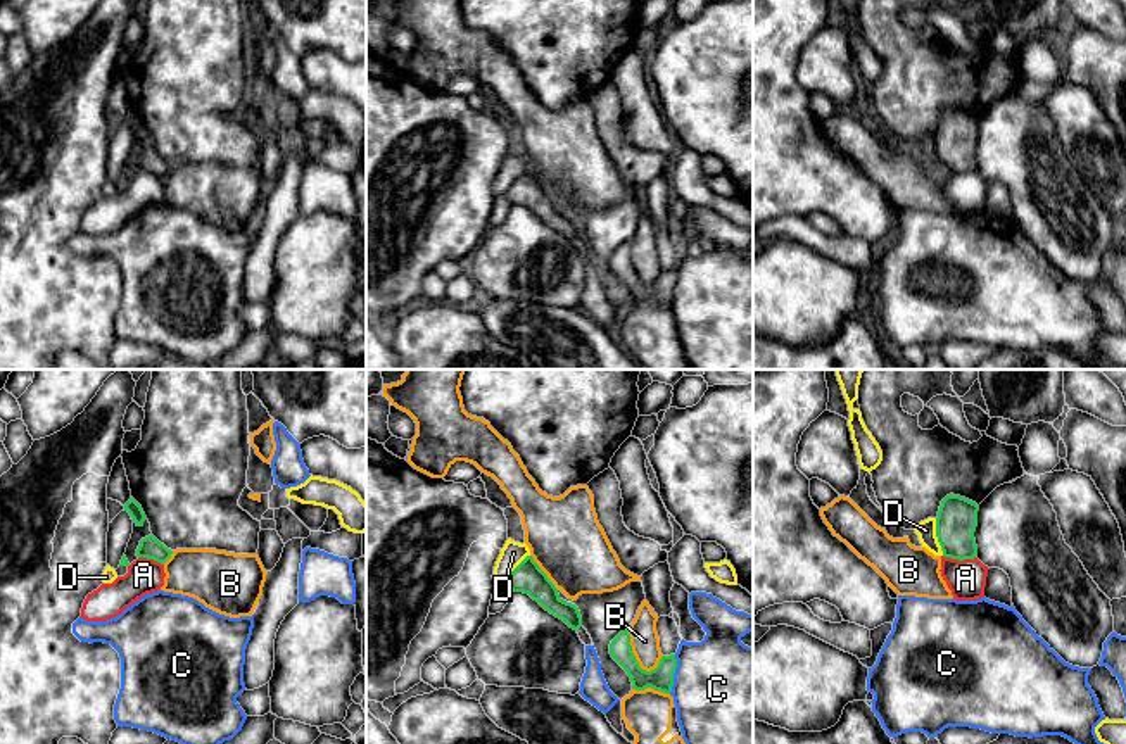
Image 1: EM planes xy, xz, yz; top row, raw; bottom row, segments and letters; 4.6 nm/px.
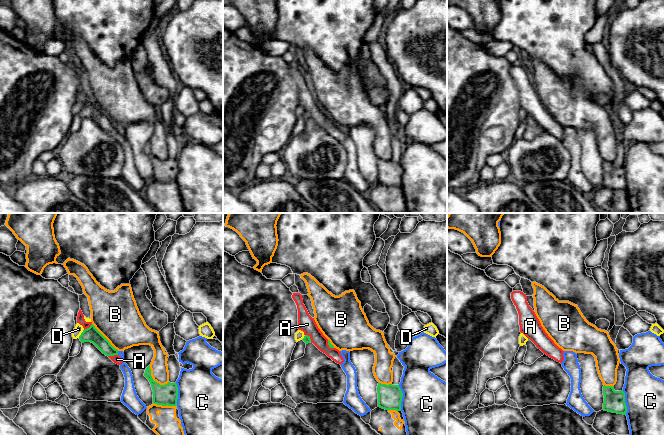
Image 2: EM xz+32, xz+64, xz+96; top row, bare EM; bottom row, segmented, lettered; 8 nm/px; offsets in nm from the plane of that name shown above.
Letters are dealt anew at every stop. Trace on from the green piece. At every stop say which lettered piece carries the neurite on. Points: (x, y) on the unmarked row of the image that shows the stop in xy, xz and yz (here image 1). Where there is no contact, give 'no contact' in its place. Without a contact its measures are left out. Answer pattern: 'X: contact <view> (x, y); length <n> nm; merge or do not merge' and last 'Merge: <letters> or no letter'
A: contact yz (961, 173); length 160 nm; do not merge
B: contact xz (632, 268); length 220 nm; do not merge
C: contact xz (674, 285); length 190 nm; do not merge
D: contact yz (936, 149); length 180 nm; do not merge
Merge: no letter

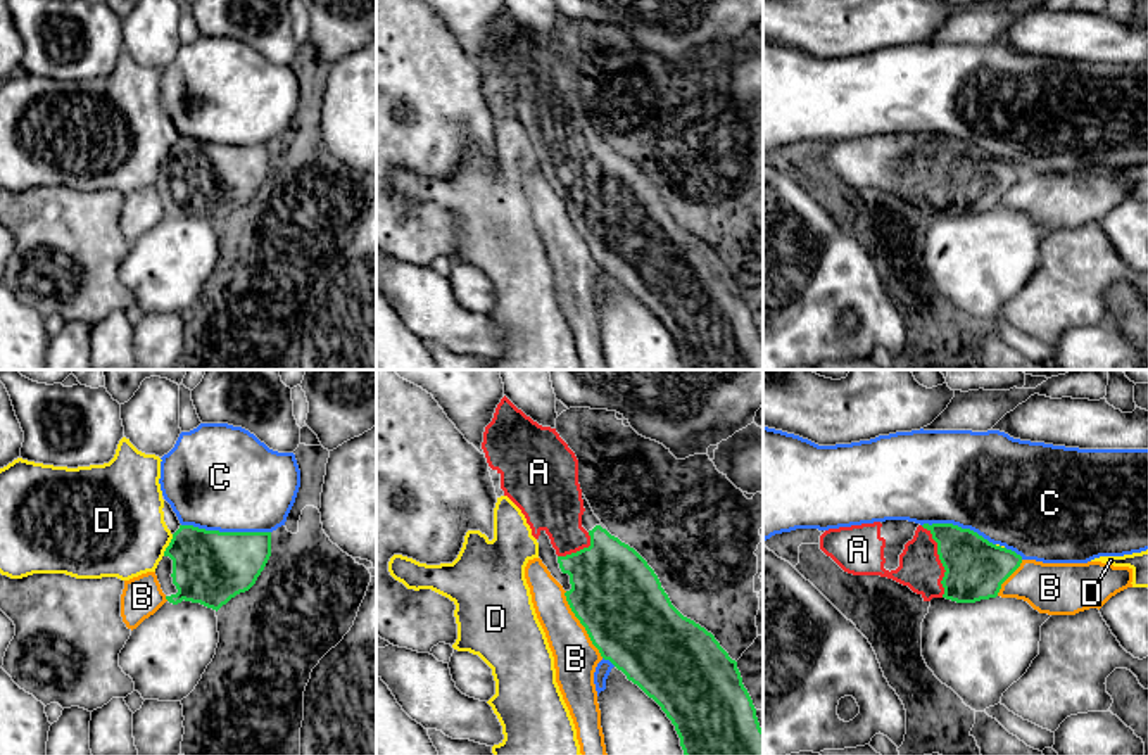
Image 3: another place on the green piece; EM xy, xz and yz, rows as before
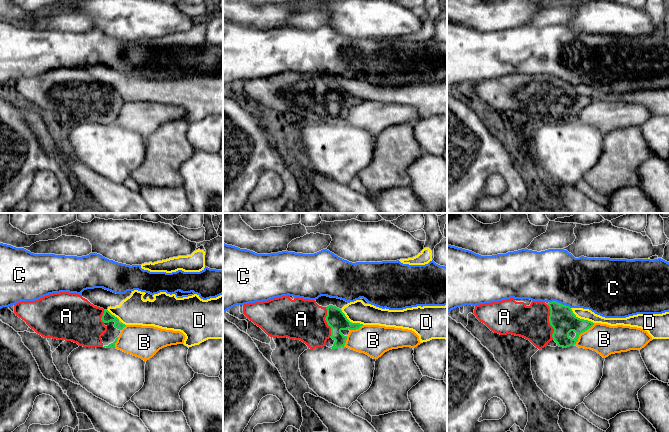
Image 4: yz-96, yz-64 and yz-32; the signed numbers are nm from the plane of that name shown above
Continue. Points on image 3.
A: contact yz (939, 171); length 360 nm; merge
B: contact xz (580, 235); length 360 nm; do not merge
C: contact xy (227, 145); length 420 nm; do not merge
D: contact xy (170, 158); length 120 nm; do not merge
Merge: A

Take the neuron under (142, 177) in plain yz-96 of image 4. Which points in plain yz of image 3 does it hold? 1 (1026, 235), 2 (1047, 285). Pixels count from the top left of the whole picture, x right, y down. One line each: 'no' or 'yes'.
1: no
2: yes

